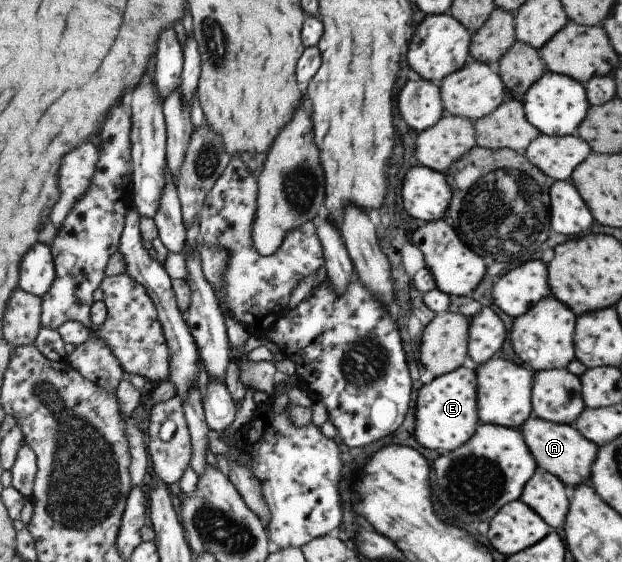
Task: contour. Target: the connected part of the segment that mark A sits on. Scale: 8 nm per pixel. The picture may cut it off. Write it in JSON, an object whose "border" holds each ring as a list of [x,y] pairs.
{"border":[[[527,418],[519,430],[537,467],[557,476],[566,488],[572,489],[573,486],[589,480],[591,464],[597,456],[598,447],[589,440],[585,440],[573,426],[553,424],[539,418]]]}

